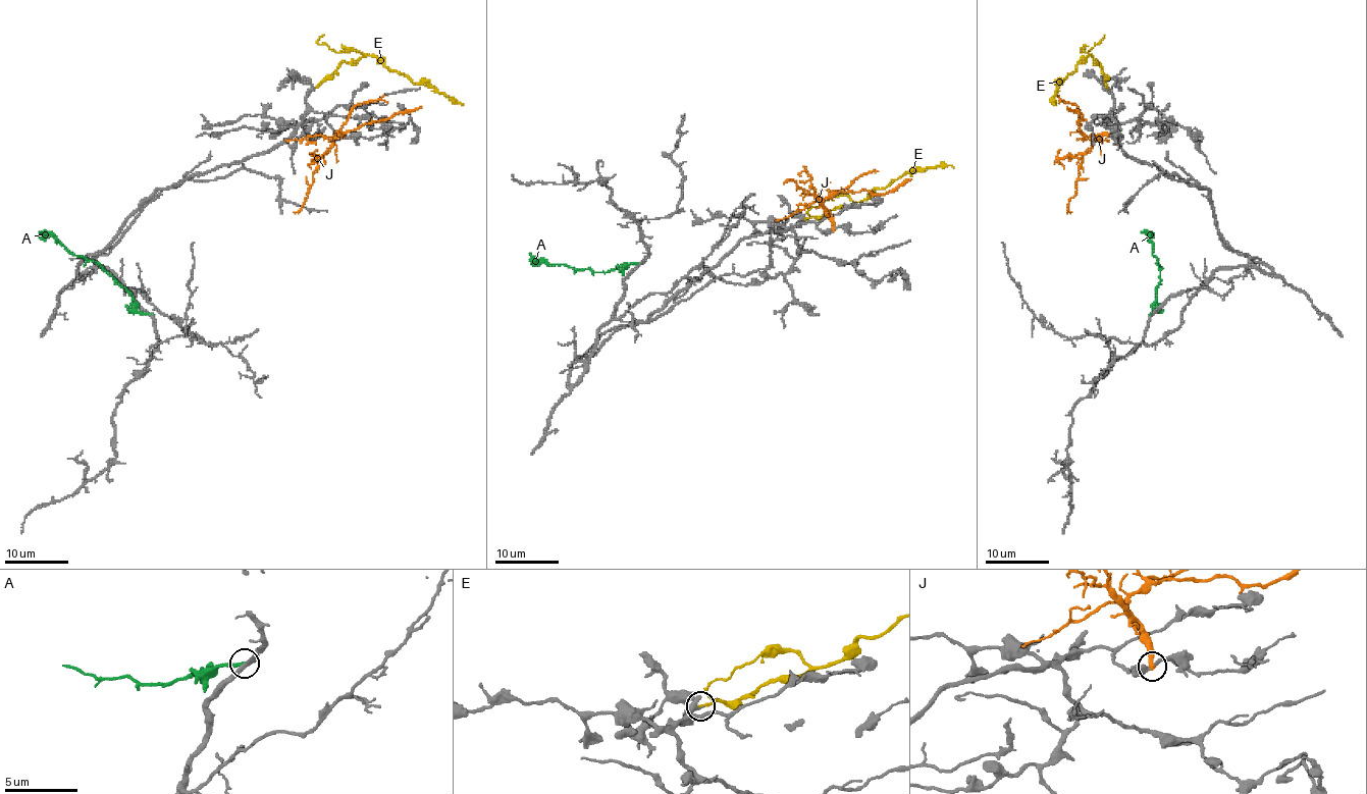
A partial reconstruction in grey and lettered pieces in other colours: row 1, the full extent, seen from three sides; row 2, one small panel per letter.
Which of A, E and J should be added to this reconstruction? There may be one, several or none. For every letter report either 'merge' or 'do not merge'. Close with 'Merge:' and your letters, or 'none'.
A: do not merge
E: merge
J: do not merge
Merge: E

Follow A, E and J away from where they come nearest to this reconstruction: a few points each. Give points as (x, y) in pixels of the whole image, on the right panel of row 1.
A: (1150, 314), (1160, 268), (1152, 254), (1152, 241), (1141, 231)
E: (1107, 87), (1102, 68), (1087, 55), (1057, 86), (1053, 102), (1056, 105)
J: (1118, 137), (1087, 137), (1080, 130), (1079, 120), (1082, 116), (1067, 106)

